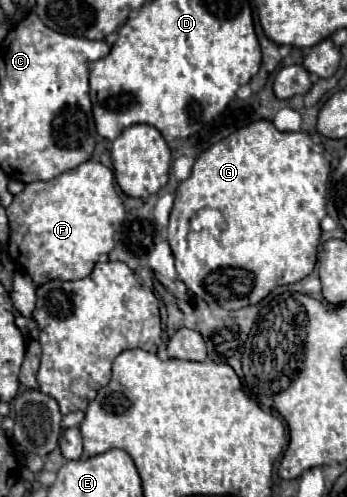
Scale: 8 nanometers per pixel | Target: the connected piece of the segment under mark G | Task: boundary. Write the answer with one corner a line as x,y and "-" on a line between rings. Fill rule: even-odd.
254,121
206,149
196,159
190,177
178,185
170,213
168,241
176,257
178,279
196,297
212,297
226,311
234,311
262,301
274,285
290,285
310,275
320,245
320,221
326,215
324,197
330,175
326,156
330,155
308,133
278,131
272,121

